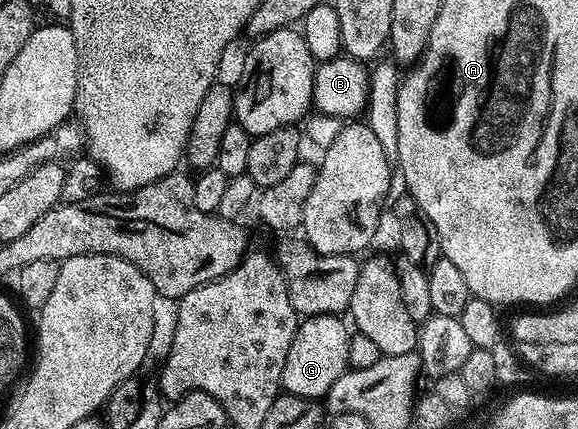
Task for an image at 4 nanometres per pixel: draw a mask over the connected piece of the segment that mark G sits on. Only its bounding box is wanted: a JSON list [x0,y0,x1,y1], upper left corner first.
[282,316,350,400]

